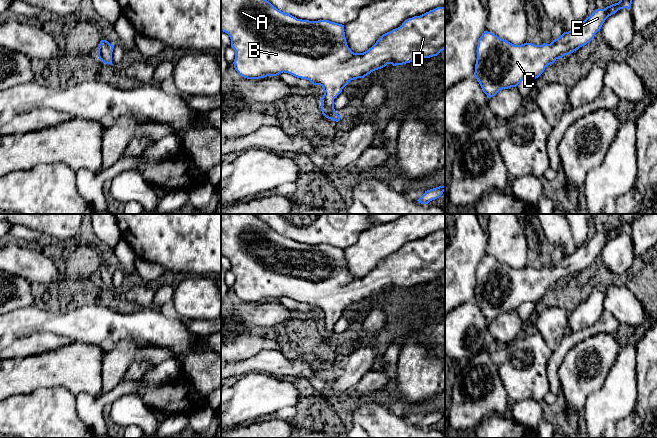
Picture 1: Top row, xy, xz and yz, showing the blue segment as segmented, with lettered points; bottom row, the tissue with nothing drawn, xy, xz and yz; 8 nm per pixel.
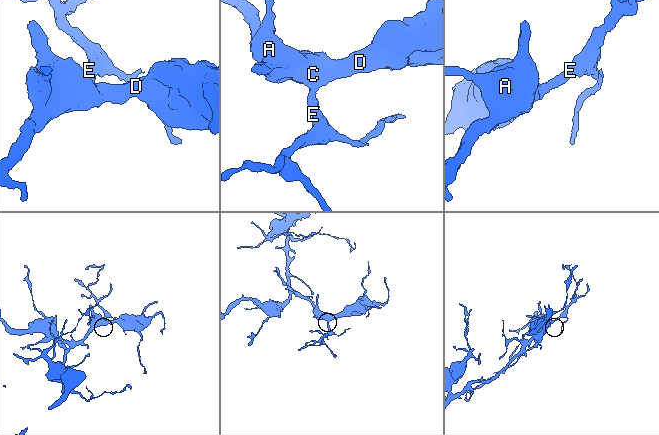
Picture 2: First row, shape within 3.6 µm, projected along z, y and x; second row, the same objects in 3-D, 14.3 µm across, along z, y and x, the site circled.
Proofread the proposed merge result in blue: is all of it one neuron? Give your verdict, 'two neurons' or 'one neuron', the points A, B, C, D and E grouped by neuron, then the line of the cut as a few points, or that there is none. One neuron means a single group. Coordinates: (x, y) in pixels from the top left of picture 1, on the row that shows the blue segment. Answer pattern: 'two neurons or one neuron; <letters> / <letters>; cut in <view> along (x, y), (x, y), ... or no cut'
one neuron; A B C D E; no cut

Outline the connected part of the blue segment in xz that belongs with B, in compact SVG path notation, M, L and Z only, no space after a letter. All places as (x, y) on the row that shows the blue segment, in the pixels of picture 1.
M221 0L221 31L227 33L231 39L231 47L235 51L233 64L240 76L247 79L259 79L277 76L284 72L309 80L313 85L320 85L324 91L321 98L322 114L326 118L338 122L340 115L334 109L334 99L351 80L364 78L387 64L403 65L415 60L437 56L445 49L445 7L437 7L420 16L407 19L400 27L383 34L371 48L363 53L354 53L348 47L344 25L328 20L297 19L278 10L267 0Z

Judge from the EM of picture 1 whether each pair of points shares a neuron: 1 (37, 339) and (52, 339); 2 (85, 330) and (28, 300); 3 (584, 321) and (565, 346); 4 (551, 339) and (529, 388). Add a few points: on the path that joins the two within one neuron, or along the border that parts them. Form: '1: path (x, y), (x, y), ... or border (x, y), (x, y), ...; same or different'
1: path (41, 339), (48, 339); same
2: border (32, 304), (13, 309), (10, 312); different
3: border (597, 320), (592, 325), (570, 332); different
4: border (539, 333), (552, 350); different

